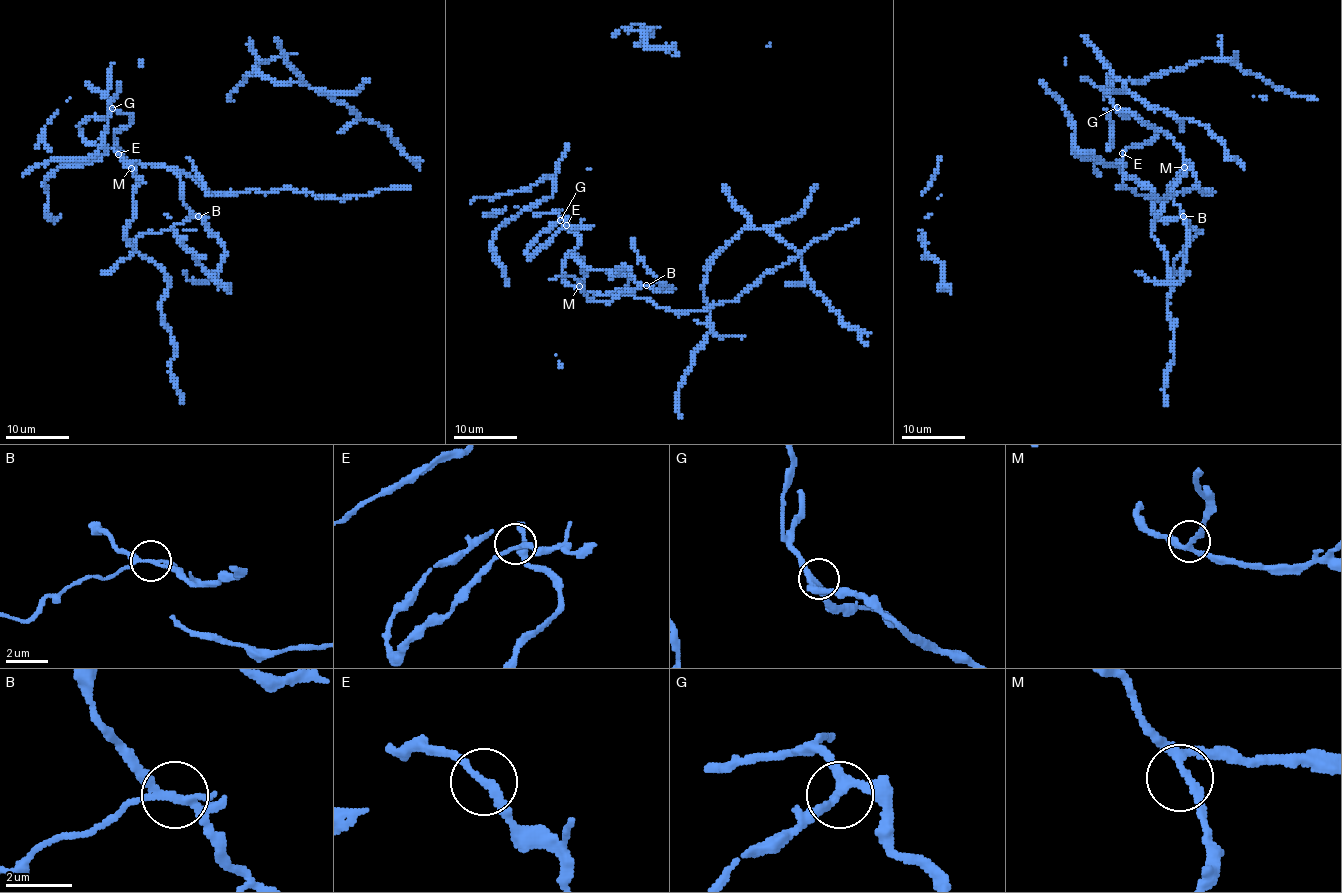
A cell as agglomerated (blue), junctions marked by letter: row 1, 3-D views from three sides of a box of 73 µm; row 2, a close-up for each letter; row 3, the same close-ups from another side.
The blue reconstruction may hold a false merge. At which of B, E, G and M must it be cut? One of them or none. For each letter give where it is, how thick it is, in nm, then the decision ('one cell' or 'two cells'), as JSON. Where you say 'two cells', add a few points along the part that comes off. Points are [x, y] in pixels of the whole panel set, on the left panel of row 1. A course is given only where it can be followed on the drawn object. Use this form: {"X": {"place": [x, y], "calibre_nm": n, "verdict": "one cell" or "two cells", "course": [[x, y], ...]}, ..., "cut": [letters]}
{"B": {"place": [198, 216], "calibre_nm": 180, "verdict": "two cells", "course": [[198, 217], [178, 223], [167, 231], [145, 232], [137, 239], [135, 248], [127, 258], [109, 273], [102, 270]]}, "E": {"place": [118, 154], "calibre_nm": 200, "verdict": "one cell"}, "G": {"place": [112, 108], "calibre_nm": 240, "verdict": "one cell"}, "M": {"place": [131, 168], "calibre_nm": 180, "verdict": "one cell"}, "cut": ["B"]}

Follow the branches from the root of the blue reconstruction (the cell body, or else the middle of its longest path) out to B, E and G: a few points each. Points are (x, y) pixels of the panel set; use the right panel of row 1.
B: (1190, 167), (1173, 188), (1173, 201), (1182, 217)
E: (1190, 167), (1170, 137), (1116, 108), (1155, 130), (1149, 142), (1122, 153)
G: (1190, 167), (1182, 150), (1170, 137), (1149, 127), (1131, 113), (1117, 110), (1117, 107)

